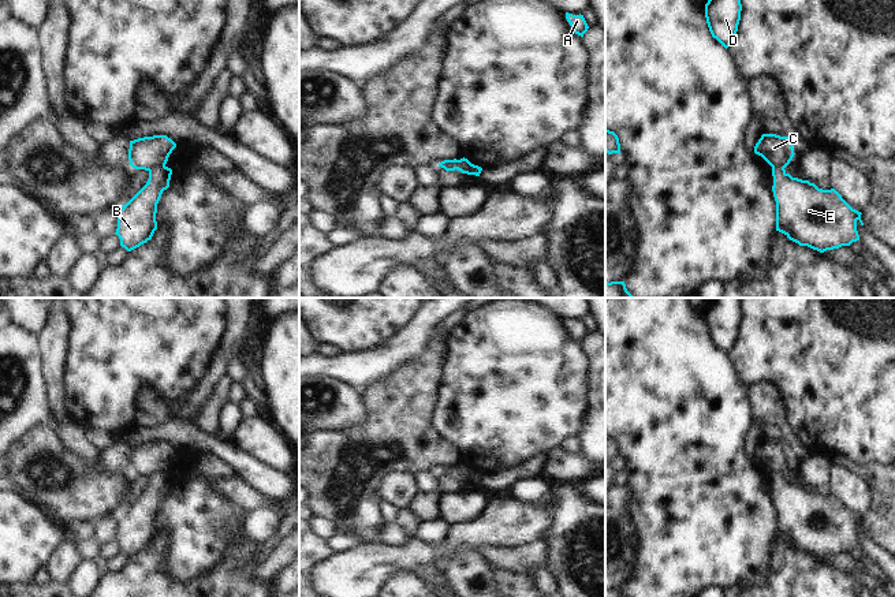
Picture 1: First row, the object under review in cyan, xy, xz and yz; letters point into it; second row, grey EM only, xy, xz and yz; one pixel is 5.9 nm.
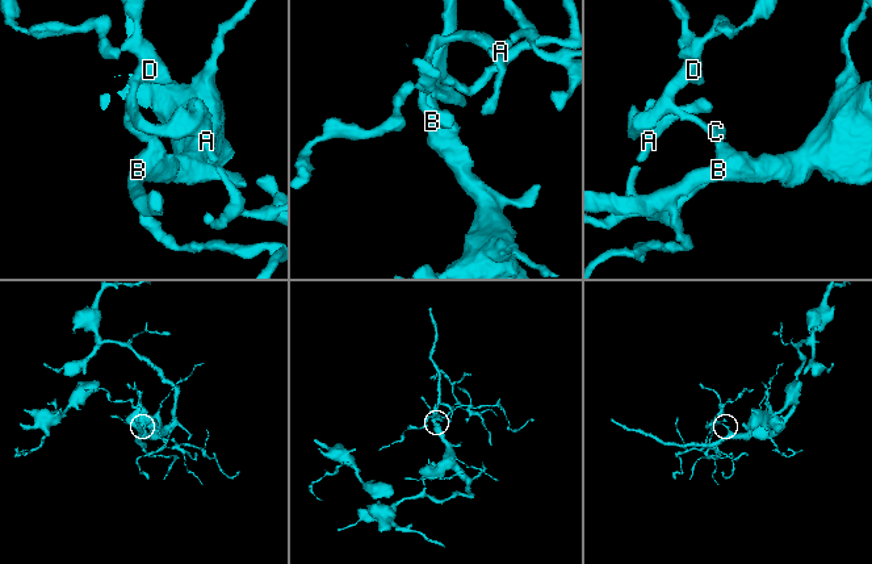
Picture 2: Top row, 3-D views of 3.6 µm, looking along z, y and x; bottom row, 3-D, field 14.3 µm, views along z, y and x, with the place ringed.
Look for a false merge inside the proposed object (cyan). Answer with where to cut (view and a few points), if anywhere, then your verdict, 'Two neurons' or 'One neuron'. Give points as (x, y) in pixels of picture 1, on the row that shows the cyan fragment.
Split along xy (164, 165), (156, 165), (149, 171). Two neurons.

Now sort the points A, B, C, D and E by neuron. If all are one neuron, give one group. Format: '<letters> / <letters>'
A C D / B E

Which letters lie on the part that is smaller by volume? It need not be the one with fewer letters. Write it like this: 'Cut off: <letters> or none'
Cut off: A, C, D.

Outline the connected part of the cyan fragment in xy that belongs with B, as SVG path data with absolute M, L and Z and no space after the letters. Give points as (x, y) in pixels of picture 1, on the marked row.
M156 167L149 171L146 184L118 210L116 235L120 246L131 251L152 239L157 230L157 204L169 187L172 169Z

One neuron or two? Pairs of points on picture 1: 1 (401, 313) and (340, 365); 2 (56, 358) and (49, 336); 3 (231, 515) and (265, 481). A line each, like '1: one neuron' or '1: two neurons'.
1: two neurons
2: one neuron
3: two neurons

